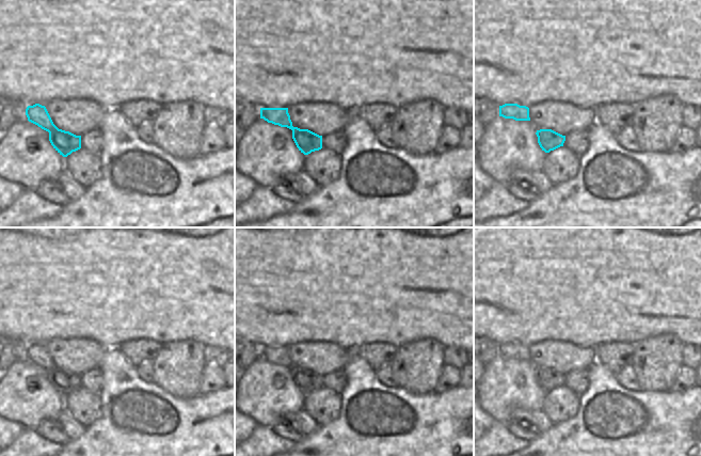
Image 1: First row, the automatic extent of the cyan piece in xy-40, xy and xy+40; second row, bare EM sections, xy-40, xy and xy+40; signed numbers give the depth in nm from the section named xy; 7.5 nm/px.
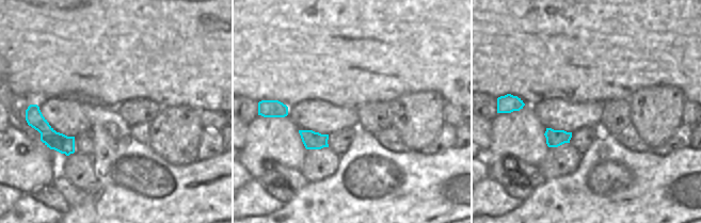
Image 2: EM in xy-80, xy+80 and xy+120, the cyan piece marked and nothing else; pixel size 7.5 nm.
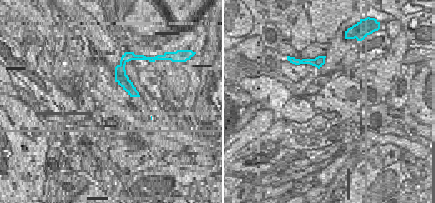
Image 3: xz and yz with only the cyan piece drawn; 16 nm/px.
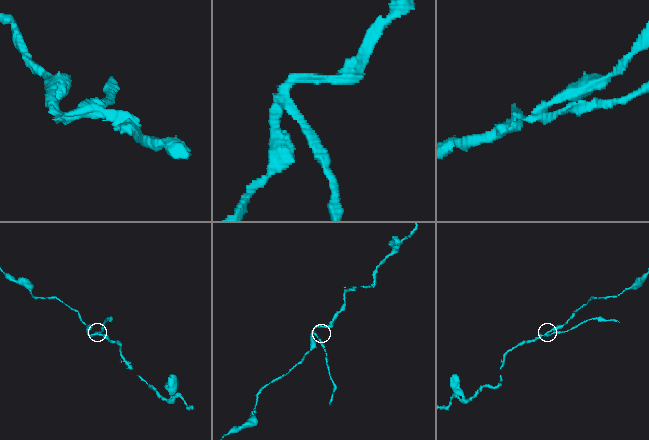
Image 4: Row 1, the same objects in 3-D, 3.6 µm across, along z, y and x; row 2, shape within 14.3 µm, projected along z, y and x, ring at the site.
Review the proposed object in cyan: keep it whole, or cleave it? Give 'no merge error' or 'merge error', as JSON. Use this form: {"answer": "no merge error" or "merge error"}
{"answer": "merge error"}

